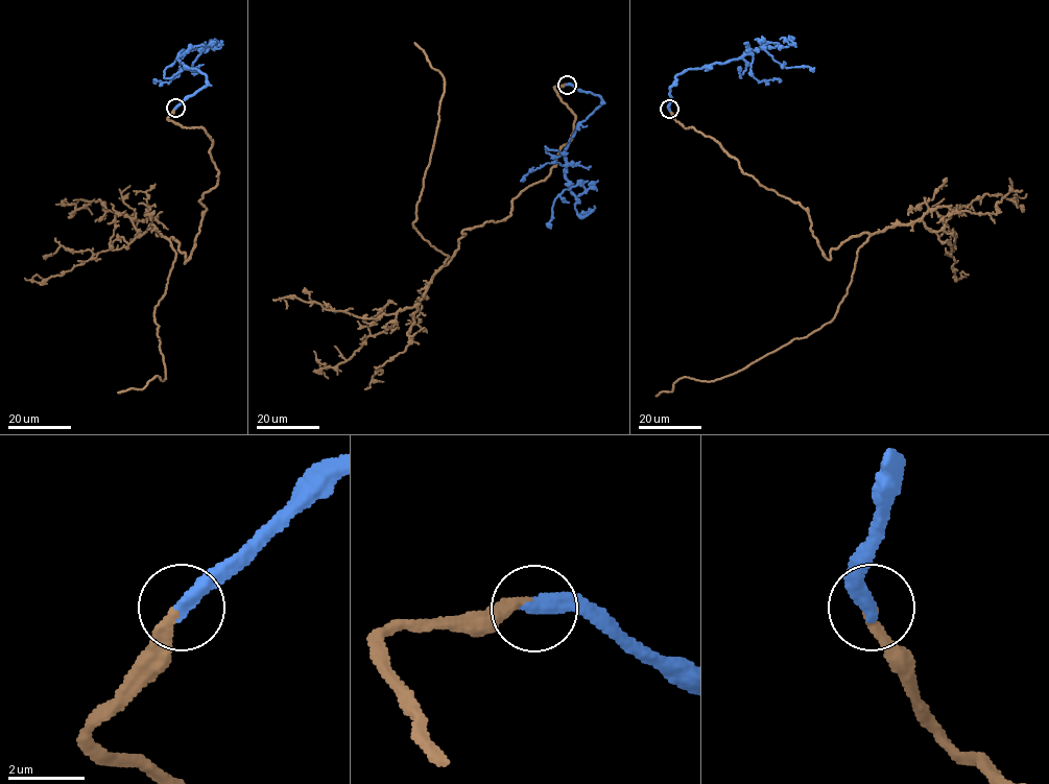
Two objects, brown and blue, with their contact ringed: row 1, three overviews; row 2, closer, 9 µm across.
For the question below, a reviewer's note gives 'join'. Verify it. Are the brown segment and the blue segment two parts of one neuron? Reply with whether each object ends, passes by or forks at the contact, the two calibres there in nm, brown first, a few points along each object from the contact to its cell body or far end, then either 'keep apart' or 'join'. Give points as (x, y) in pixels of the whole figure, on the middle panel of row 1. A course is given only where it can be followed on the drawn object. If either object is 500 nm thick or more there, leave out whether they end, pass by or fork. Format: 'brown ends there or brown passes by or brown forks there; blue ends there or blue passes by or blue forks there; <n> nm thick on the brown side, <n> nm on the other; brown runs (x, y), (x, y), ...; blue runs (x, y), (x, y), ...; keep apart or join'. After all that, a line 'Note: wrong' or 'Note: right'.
brown ends there; blue ends there; 280 nm thick on the brown side, 400 nm on the other; brown runs (567, 85), (573, 134), (550, 174), (461, 232), (444, 264), (412, 224), (444, 82), (414, 42); blue runs (567, 85), (604, 102), (581, 121), (565, 152), (570, 190), (585, 190), (577, 184), (555, 197), (551, 228); join
Note: right

